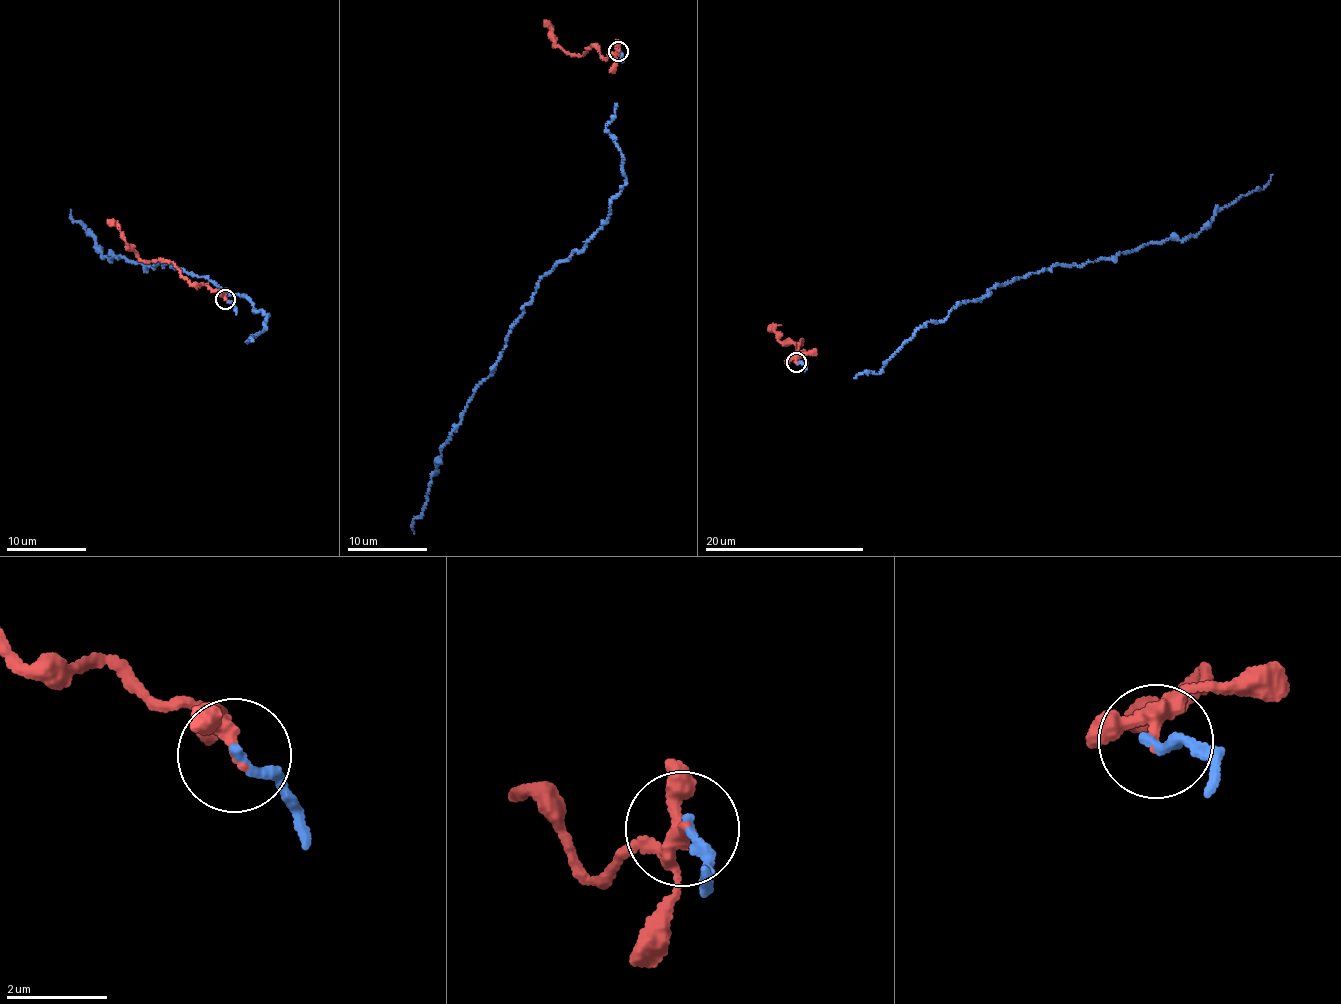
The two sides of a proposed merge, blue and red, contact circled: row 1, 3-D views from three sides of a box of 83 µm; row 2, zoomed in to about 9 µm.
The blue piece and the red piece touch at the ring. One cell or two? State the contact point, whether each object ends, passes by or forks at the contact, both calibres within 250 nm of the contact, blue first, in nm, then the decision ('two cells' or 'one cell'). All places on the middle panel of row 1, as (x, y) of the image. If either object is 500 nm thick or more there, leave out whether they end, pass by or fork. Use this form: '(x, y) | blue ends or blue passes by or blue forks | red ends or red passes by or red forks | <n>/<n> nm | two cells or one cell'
(618, 51) | blue ends | red passes by | 200/240 nm | one cell

